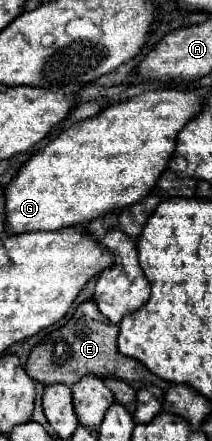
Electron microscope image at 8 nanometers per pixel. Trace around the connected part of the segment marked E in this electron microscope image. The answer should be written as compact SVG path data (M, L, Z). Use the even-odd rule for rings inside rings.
M93 299L83 301L77 305L73 317L63 327L59 327L43 343L33 347L27 359L25 371L29 373L29 377L33 377L33 381L39 381L43 385L65 383L67 387L71 387L83 375L97 375L97 377L125 379L129 385L133 385L133 389L143 389L145 385L159 385L163 391L167 391L169 387L167 381L151 373L141 361L119 353L117 333L119 333L119 327L109 319L105 319L103 313L99 313Z

